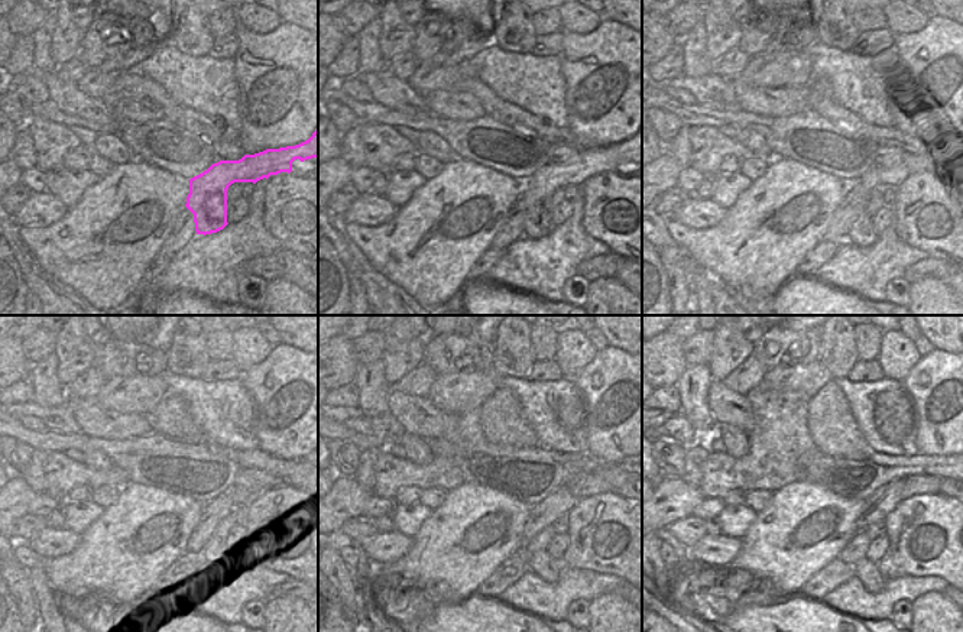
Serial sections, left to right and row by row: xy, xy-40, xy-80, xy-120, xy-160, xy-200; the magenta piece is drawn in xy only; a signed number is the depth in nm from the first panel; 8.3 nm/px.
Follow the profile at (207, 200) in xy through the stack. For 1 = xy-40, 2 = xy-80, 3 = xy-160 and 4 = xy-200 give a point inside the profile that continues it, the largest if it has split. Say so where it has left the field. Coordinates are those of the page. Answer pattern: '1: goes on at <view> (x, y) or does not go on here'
1: goes on at xy-40 (538, 211)
2: goes on at xy-80 (929, 159)
3: goes on at xy-160 (541, 563)
4: goes on at xy-200 (866, 571)

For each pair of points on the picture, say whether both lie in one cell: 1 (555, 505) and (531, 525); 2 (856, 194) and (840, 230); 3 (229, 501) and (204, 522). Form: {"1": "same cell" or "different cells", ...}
{"1": "same cell", "2": "same cell", "3": "same cell"}

